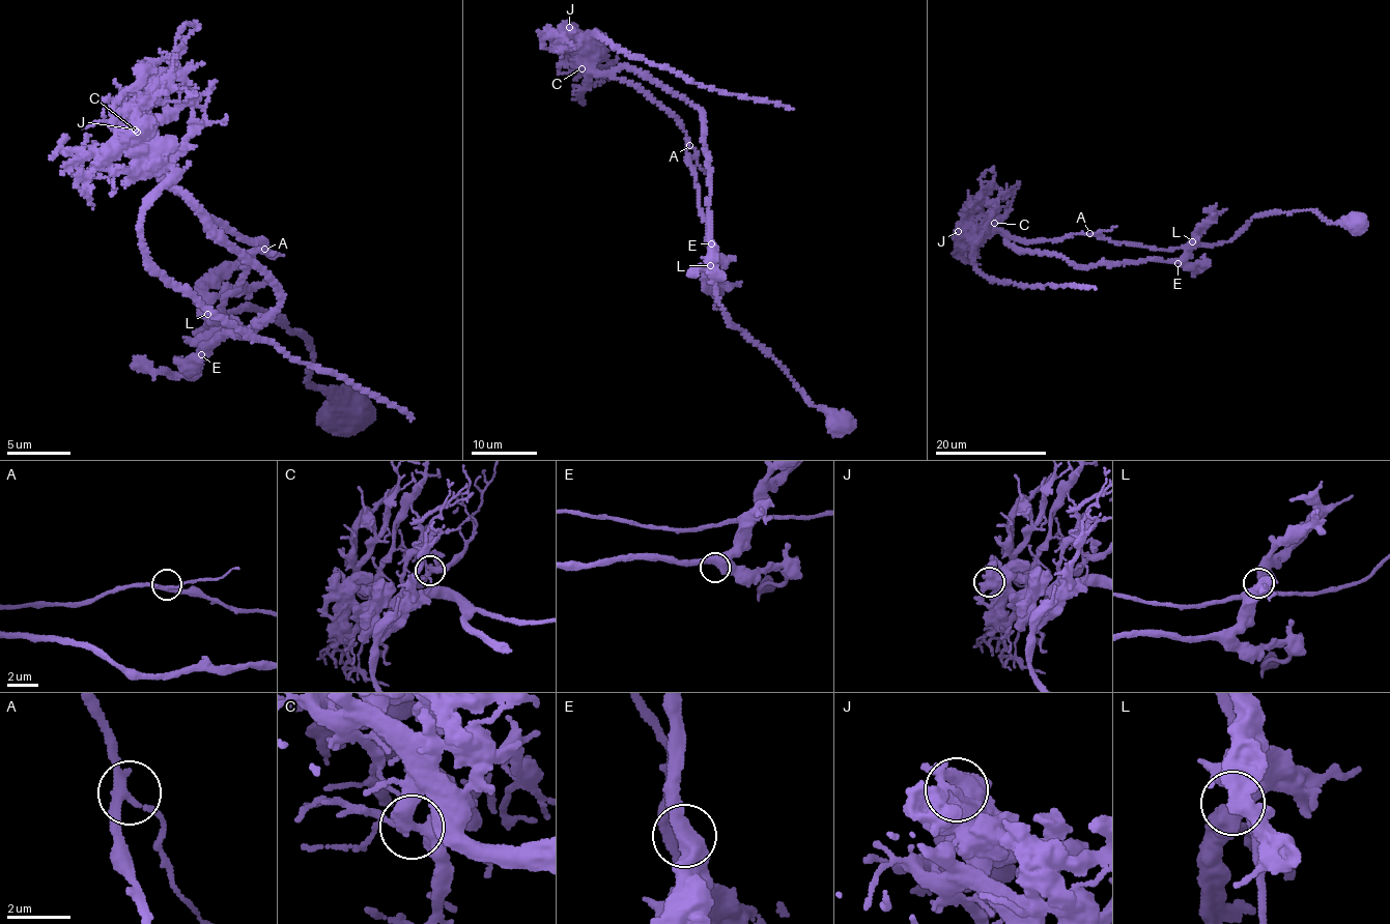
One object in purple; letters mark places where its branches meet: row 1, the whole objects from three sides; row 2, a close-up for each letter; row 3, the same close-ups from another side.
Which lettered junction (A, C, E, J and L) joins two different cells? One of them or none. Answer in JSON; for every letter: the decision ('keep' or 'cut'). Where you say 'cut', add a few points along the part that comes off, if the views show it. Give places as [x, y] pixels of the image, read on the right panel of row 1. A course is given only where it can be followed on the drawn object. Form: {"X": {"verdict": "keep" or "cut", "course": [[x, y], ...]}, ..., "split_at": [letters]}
{"A": {"verdict": "keep"}, "C": {"verdict": "keep"}, "E": {"verdict": "keep"}, "J": {"verdict": "cut", "course": [[958, 231], [976, 239], [973, 266], [992, 280], [1018, 286], [1071, 284], [1097, 288]]}, "L": {"verdict": "keep"}, "split_at": ["J"]}

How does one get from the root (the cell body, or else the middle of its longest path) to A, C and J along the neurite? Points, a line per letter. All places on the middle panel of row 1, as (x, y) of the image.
A: (843, 424), (839, 415), (807, 400), (771, 356), (731, 325), (718, 297), (689, 145)
C: (843, 424), (731, 325), (678, 121), (630, 84), (584, 61), (582, 68)
J: (843, 424), (731, 325), (685, 133), (643, 92), (592, 69), (569, 28)

